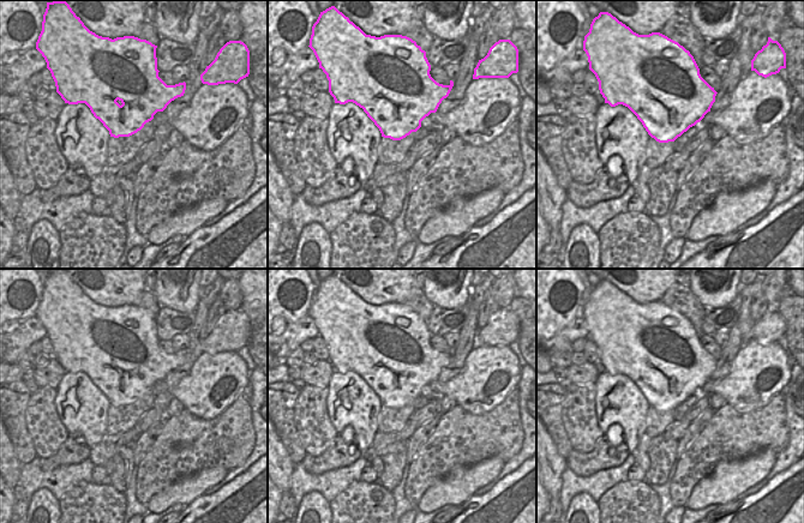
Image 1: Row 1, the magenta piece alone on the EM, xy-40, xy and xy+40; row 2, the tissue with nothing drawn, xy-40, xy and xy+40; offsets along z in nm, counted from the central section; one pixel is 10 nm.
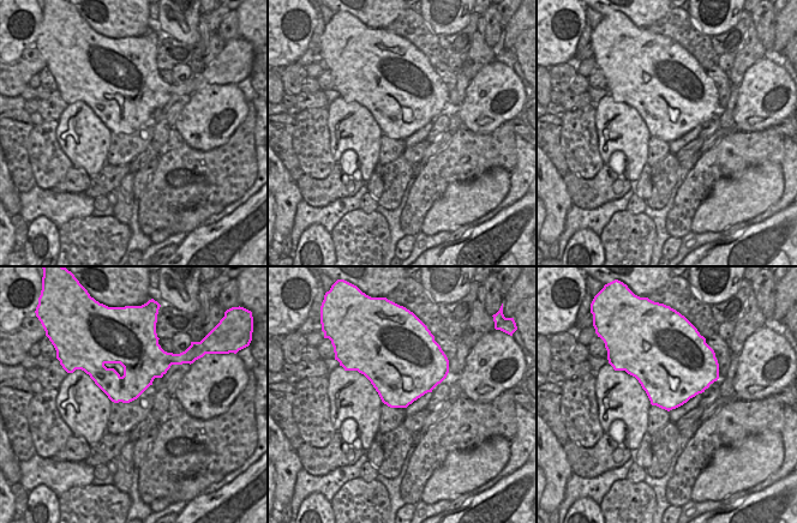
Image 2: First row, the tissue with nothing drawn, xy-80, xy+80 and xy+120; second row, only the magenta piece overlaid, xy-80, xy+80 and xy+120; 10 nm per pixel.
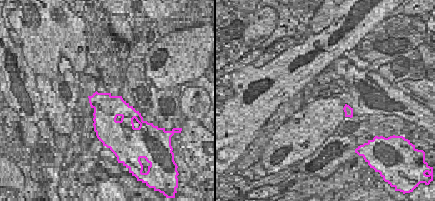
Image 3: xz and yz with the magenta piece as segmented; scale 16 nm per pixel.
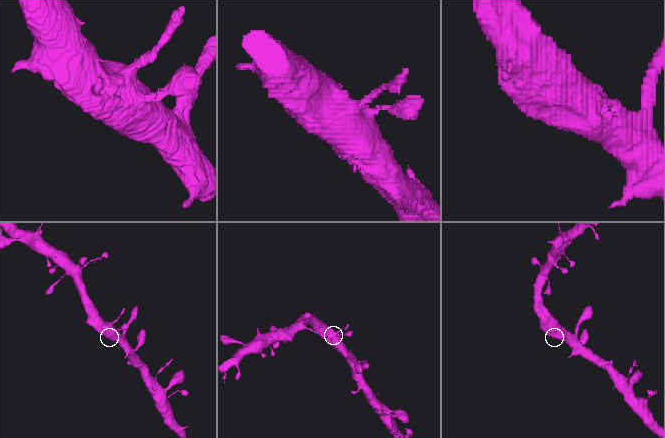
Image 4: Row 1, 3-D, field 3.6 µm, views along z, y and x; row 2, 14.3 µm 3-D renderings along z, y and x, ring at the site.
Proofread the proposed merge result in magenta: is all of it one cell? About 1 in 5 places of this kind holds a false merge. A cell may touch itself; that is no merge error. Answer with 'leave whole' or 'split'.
leave whole

